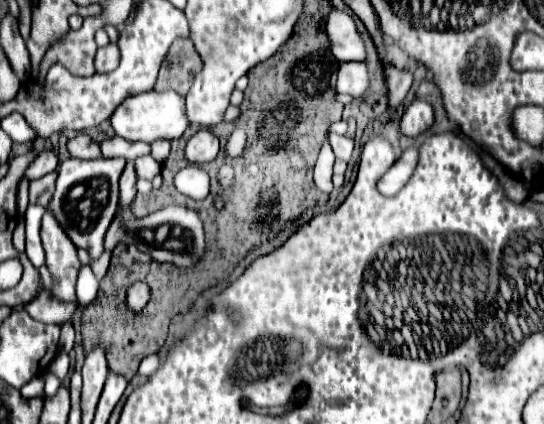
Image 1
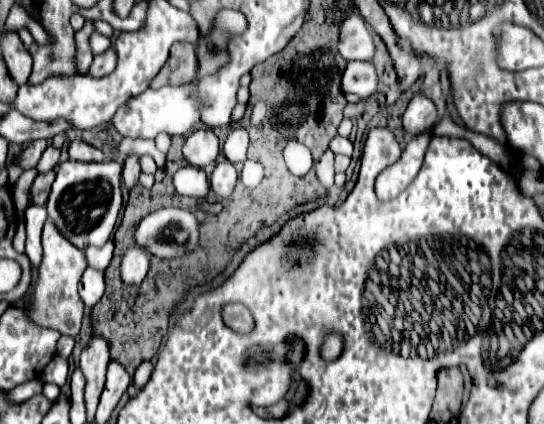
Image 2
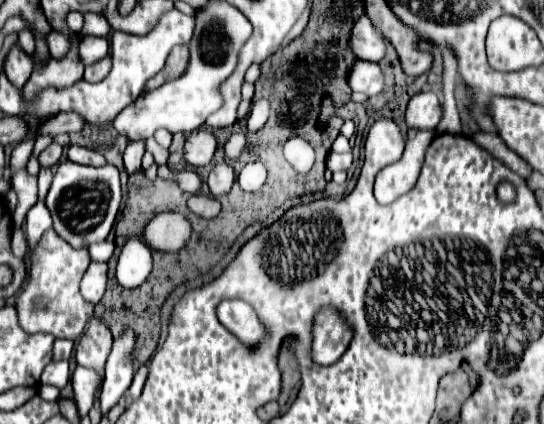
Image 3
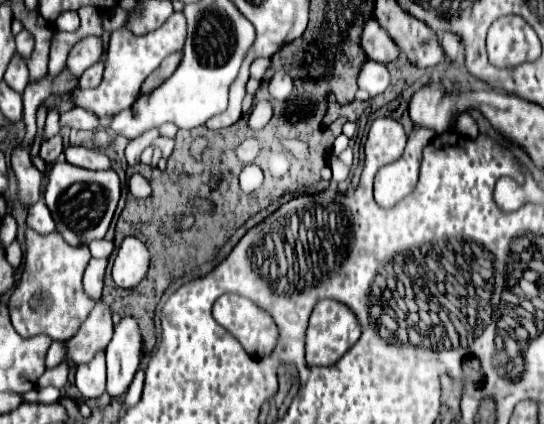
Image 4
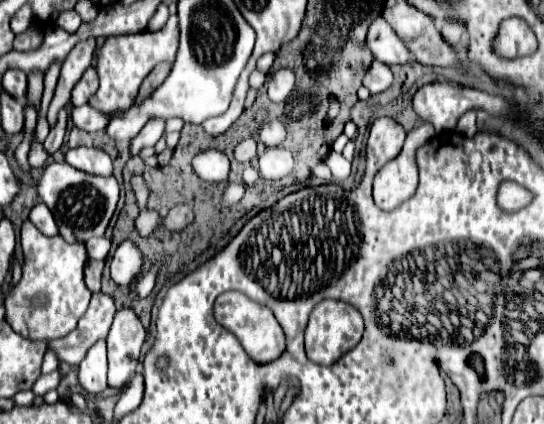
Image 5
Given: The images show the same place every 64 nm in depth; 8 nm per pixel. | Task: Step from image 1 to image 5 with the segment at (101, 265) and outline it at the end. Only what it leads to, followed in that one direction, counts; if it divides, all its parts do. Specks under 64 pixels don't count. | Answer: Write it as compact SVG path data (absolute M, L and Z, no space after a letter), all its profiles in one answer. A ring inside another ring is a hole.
M92 238L86 242L88 256L94 260L104 260L110 252L110 240L108 238Z

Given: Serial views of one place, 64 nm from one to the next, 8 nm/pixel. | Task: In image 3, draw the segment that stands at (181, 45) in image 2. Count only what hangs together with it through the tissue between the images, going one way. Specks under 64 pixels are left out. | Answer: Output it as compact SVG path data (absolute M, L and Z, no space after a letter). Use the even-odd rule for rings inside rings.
M176 46L176 48L172 48L164 68L154 78L148 80L146 88L154 90L154 88L166 84L168 80L174 80L176 76L182 76L184 68L188 68L188 46Z

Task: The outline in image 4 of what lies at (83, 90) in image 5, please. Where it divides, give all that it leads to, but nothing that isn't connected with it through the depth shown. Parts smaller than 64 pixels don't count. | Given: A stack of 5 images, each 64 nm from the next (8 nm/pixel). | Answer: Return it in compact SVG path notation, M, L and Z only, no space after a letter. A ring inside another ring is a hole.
M104 60L96 62L94 66L90 66L82 76L80 76L80 88L96 88L102 80L102 74L104 74Z

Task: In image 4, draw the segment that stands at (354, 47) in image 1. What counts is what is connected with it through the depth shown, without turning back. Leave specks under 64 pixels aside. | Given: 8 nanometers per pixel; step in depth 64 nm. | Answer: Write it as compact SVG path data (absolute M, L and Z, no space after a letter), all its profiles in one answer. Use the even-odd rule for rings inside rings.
M368 18L366 24L364 24L364 28L362 28L360 48L364 50L366 58L382 62L382 64L396 60L396 56L400 54L400 50L390 40L390 36L386 34L386 30L382 30L380 24L374 18Z

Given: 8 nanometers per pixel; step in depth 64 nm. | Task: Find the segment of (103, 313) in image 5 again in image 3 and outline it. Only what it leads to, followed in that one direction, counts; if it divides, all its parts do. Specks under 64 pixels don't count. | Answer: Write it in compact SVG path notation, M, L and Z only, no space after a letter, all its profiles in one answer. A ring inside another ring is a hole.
M92 318L90 328L88 328L86 336L80 338L80 344L76 350L78 364L84 368L92 368L94 372L100 372L100 378L102 378L110 348L112 348L110 330L98 318Z

